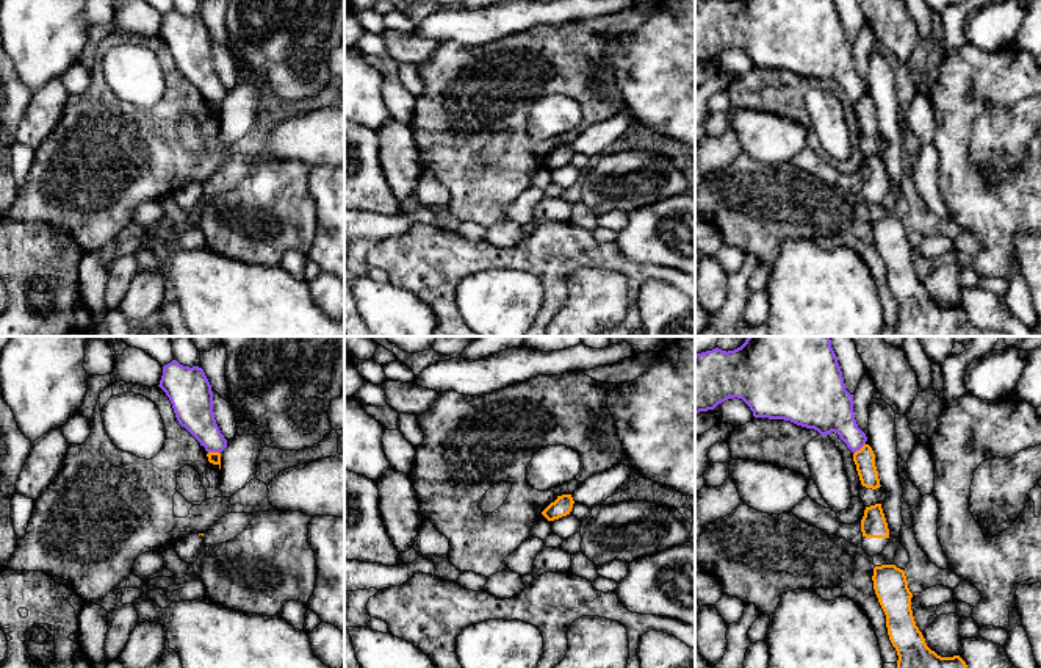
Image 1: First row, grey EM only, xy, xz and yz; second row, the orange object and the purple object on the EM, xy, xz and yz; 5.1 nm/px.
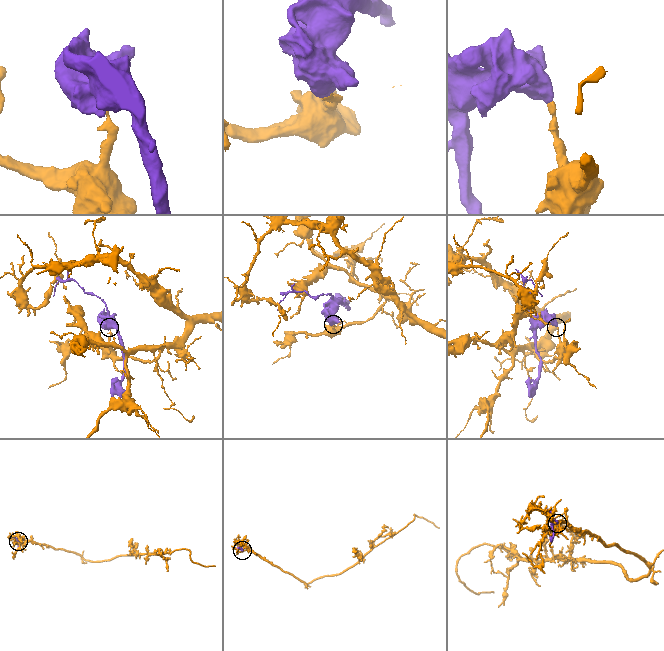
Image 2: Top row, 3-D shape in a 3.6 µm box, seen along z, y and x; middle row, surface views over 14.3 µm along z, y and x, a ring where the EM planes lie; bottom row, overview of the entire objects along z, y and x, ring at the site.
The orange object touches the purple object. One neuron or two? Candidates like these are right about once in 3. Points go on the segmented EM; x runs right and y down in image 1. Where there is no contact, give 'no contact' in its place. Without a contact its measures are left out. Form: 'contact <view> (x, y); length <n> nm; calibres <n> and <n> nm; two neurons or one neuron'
contact xy (215, 452); length 70 nm; calibres 60 and 190 nm; two neurons

